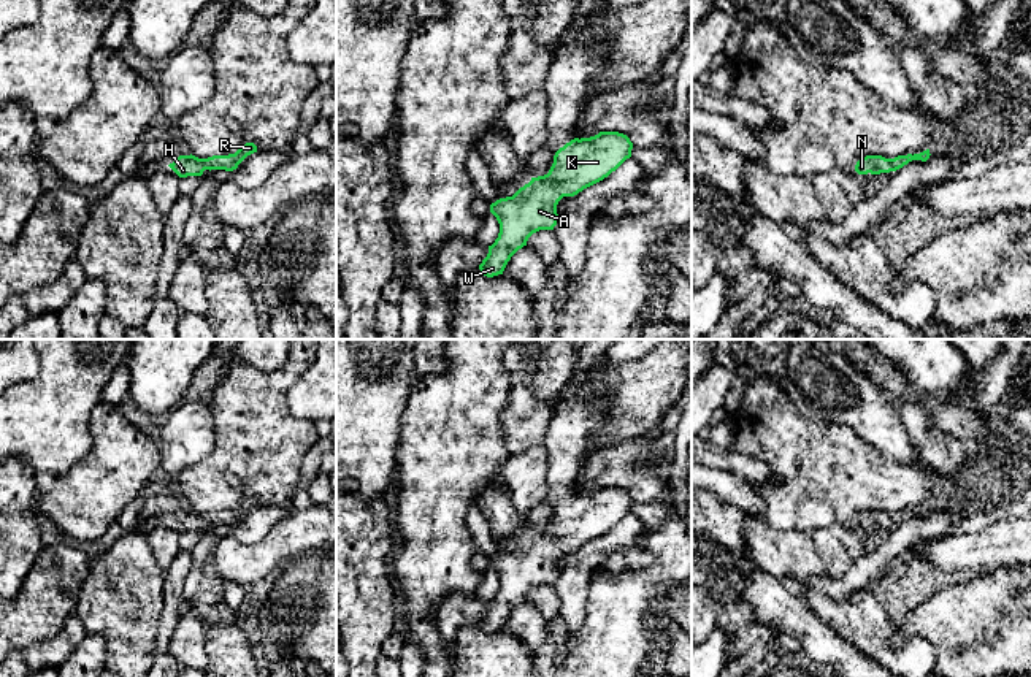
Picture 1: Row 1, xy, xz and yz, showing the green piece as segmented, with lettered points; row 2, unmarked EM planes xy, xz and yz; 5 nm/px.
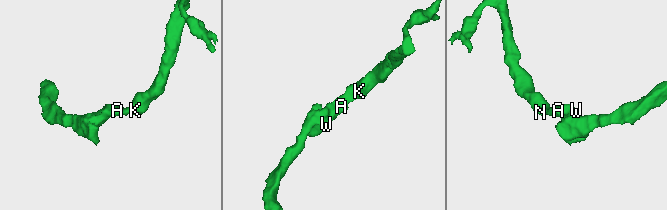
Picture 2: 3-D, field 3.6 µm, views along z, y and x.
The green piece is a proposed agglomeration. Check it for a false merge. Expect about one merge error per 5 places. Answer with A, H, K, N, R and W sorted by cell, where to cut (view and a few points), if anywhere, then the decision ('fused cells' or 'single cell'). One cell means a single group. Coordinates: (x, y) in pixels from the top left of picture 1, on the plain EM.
A H K N R W | no cut | single cell

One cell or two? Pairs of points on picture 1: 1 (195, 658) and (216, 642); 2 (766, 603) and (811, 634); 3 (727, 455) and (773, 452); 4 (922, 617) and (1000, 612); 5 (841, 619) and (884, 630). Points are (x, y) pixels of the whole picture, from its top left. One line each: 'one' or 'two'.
1: two
2: one
3: two
4: one
5: one

